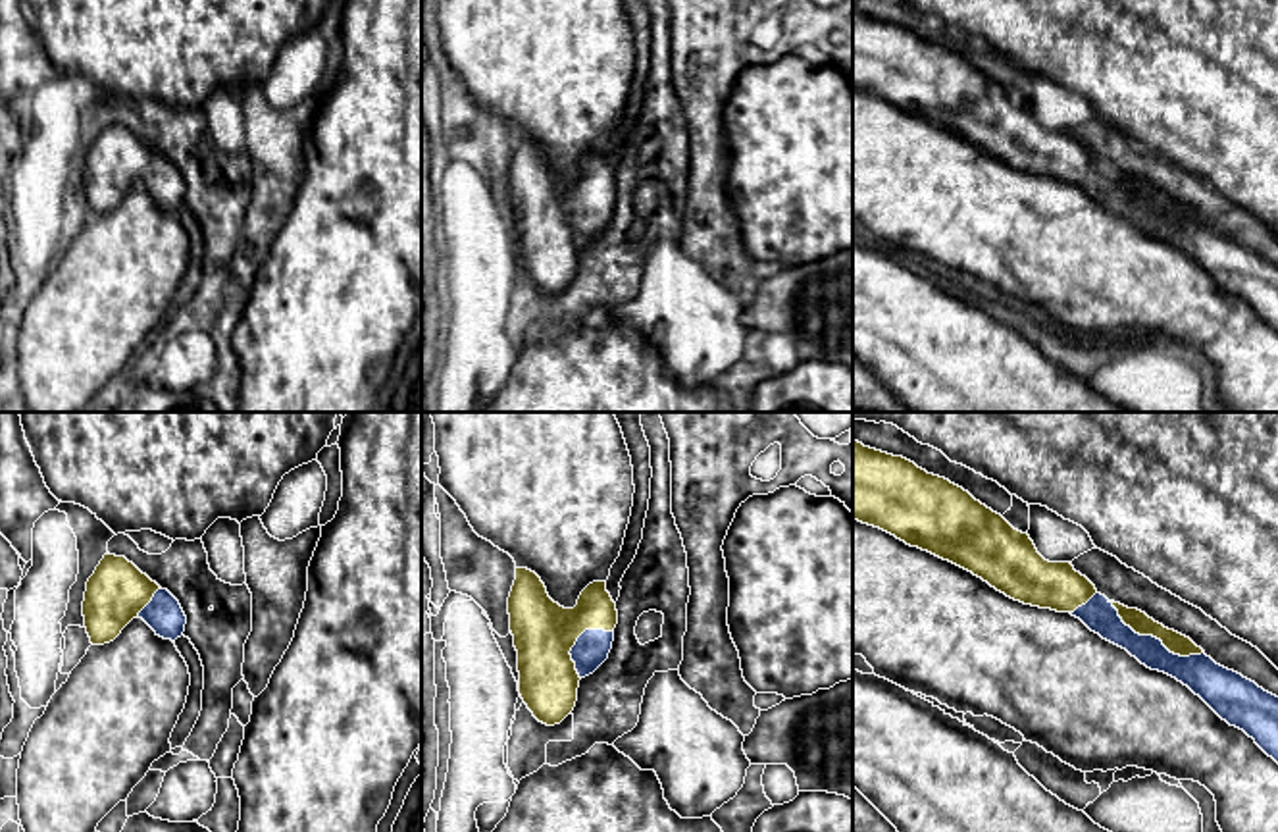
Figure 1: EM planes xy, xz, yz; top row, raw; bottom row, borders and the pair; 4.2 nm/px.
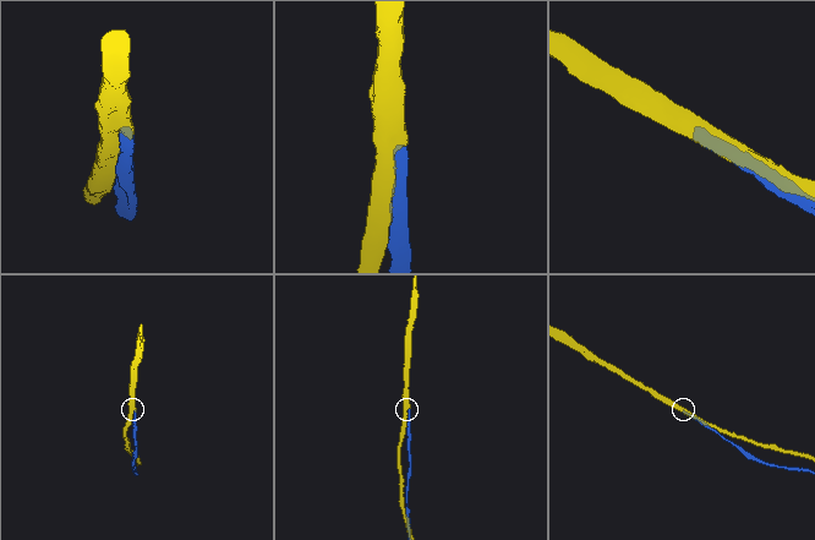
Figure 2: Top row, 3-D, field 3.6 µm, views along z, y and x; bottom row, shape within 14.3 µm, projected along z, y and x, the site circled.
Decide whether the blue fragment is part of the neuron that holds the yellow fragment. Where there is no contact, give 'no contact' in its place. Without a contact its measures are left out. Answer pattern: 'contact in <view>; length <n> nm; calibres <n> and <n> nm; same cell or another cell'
contact in yz; length 460 nm; calibres 90 and 160 nm; same cell

